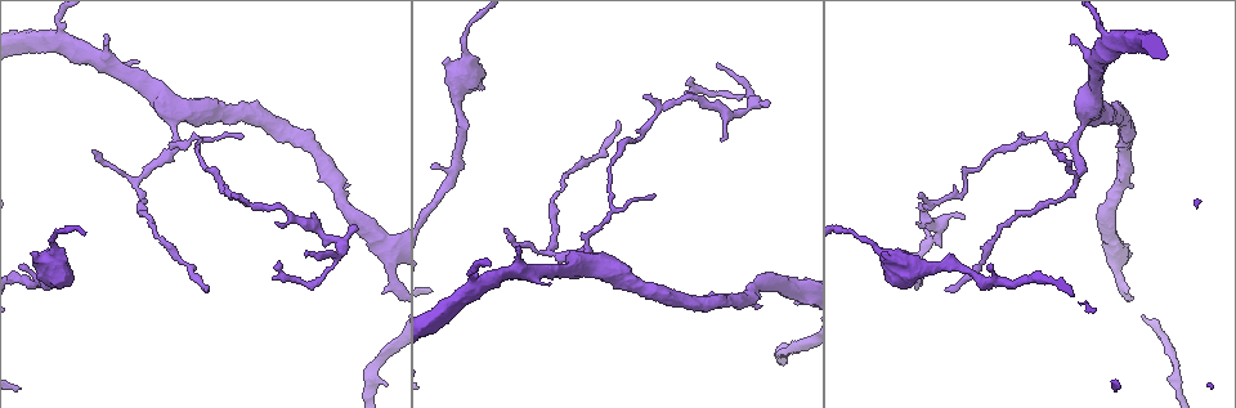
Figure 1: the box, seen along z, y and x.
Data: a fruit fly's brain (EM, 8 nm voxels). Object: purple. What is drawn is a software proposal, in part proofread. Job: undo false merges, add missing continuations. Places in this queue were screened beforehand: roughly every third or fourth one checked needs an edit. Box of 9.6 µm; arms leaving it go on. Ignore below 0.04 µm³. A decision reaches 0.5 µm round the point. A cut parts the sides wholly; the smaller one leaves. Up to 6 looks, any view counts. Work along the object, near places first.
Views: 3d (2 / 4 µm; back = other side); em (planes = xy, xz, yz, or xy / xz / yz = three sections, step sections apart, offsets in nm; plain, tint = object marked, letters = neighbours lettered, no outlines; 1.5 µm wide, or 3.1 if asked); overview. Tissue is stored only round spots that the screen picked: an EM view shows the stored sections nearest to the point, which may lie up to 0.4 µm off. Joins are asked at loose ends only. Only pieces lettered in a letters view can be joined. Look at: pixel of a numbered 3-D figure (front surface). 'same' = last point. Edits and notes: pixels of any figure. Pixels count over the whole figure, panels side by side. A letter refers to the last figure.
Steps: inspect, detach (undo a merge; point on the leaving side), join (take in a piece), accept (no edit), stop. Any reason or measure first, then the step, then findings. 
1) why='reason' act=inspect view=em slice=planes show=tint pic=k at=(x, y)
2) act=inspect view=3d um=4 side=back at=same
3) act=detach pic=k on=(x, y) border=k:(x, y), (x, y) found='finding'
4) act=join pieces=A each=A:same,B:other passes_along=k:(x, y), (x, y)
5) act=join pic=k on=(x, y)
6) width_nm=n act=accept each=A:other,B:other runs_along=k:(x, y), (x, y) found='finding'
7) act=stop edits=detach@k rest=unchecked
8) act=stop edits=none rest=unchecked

why='free end' act=inspect view=3d um=4 pic=1 at=(430, 166)

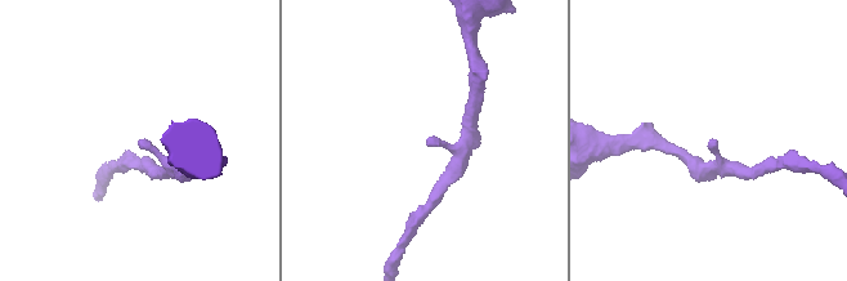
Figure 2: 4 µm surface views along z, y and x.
why='now the EM' act=inspect view=em slice=planes show=letters pic=2 at=(427, 141)

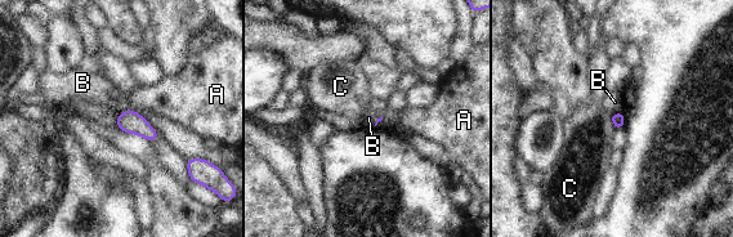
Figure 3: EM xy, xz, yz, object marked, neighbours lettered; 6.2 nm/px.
act=accept each=A:other,B:other,C:other border=3:(609, 113), (609, 120), (615, 129) found='no lettered piece goes on from it'

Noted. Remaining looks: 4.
why='thin arm on a thick one' act=inspect view=em slice=xy step=4 show=tint pic=1 at=(177, 146)

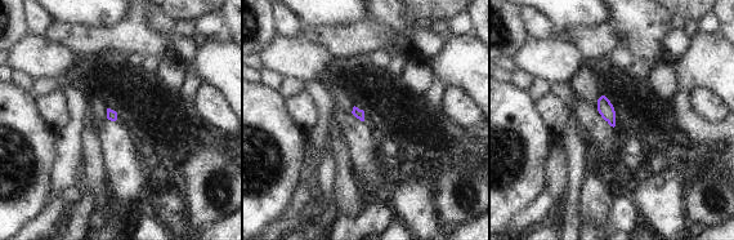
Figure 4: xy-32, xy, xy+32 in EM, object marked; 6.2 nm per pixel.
why='another direction' act=inspect view=em slice=planes show=letters at=same

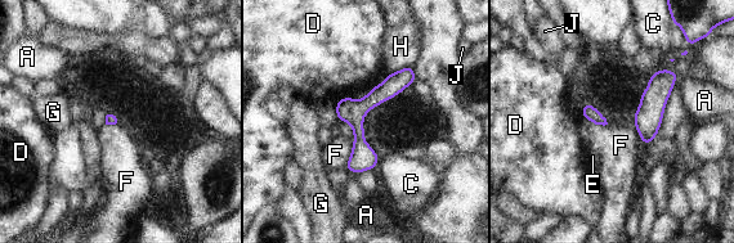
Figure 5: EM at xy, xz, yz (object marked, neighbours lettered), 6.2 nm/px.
width_nm=60 act=accept each=A:other,C:other,D:other,E:other,F:other,G:other,H:other,J:other border=5:(353, 138), (349, 160), (344, 169) found='one cell here'

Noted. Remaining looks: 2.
why='an open end' act=inspect view=em slice=xz step=4 show=letters pic=1 at=(355, 224)

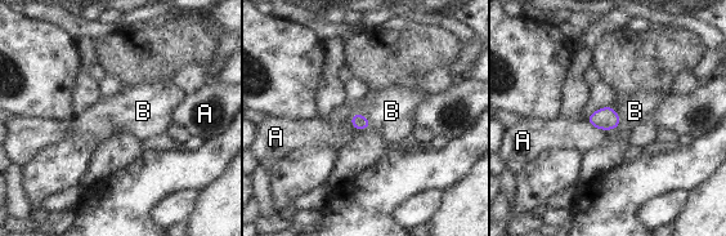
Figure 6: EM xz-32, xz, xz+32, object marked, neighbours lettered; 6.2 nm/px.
act=inspect view=em slice=planes show=letters at=same

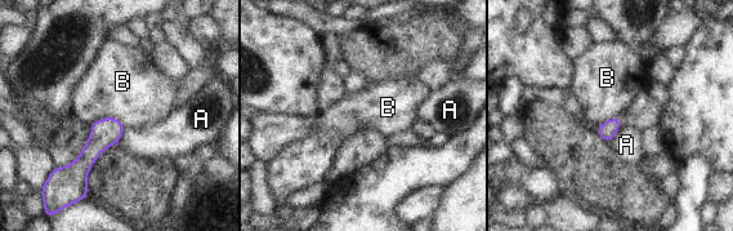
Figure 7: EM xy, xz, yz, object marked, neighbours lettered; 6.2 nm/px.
width_nm=110 act=accept each=A:other,B:other border=7:(90, 123), (116, 118), (125, 127) found='none of them fits'

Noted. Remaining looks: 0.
act=stop edits=none rest=unchecked

